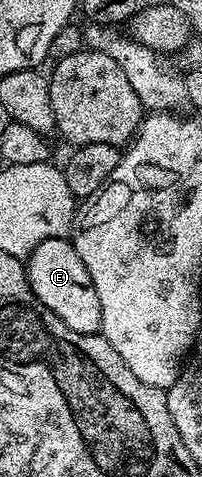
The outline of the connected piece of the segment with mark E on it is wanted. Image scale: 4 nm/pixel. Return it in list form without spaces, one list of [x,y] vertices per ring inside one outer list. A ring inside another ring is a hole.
[[[66,237],[61,239],[45,239],[41,247],[32,251],[26,258],[27,278],[33,295],[65,327],[78,333],[99,333],[101,323],[101,299],[97,299],[97,287],[93,287],[93,279],[89,279],[89,271],[85,271],[85,263],[81,263],[81,255],[77,255],[74,245]]]

